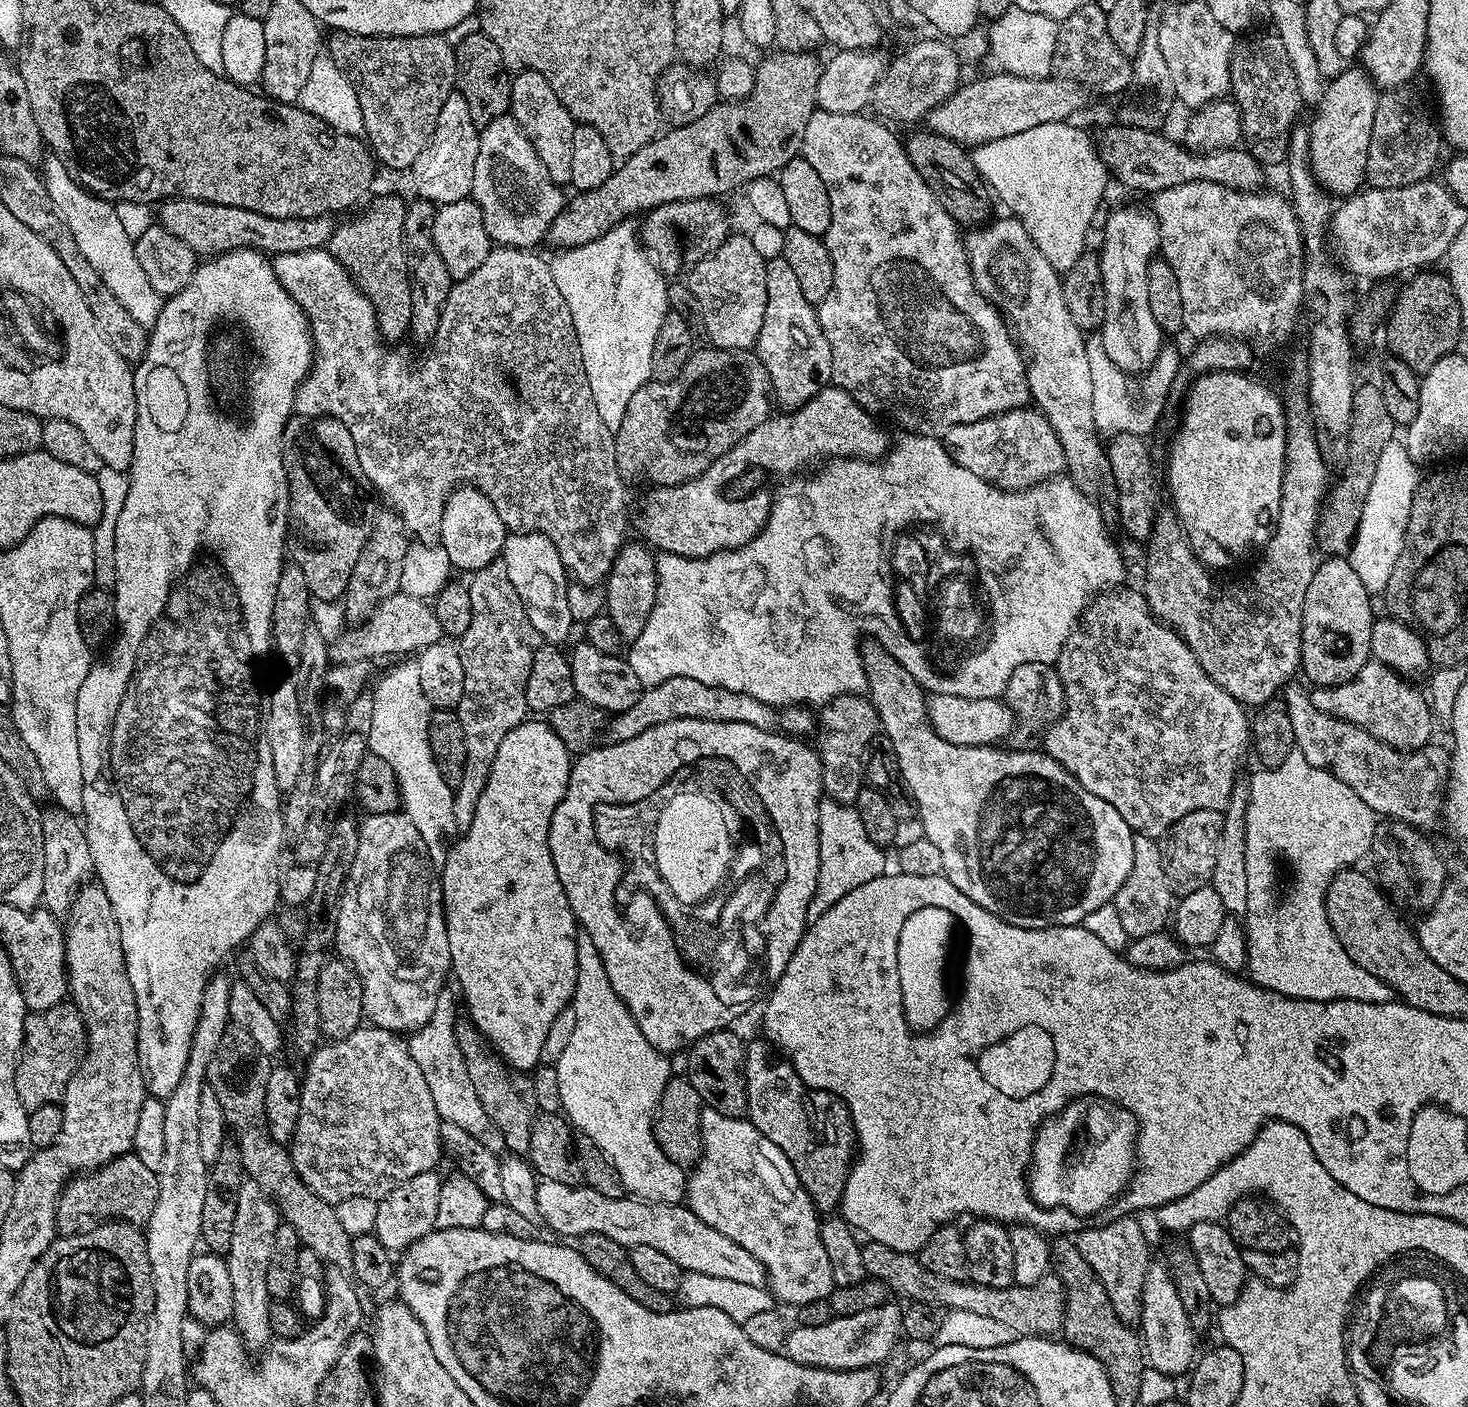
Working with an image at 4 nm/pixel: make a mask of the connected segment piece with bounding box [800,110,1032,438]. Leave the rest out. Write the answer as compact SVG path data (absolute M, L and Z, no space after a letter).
M812 112L800 147L800 155L806 162L810 162L810 166L814 166L814 171L821 176L822 183L826 186L826 194L830 194L830 230L826 230L822 239L826 250L830 250L830 262L834 262L834 286L830 286L830 294L826 294L824 301L818 305L818 315L822 330L826 334L826 342L830 342L832 384L846 390L846 394L850 394L850 398L854 398L858 406L862 406L873 416L893 416L904 427L905 433L917 436L942 438L954 426L978 422L987 416L1001 416L1015 408L1029 407L1032 391L1028 385L1026 361L1000 309L976 288L961 225L945 210L942 202L938 202L934 190L926 186L922 174L918 174L914 162L910 162L906 154L904 140L896 137L888 129L891 127L887 123L869 116L858 112Z

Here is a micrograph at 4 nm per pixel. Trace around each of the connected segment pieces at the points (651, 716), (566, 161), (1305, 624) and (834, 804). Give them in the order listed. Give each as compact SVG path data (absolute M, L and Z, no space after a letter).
M666 678L666 682L658 682L658 686L644 688L638 702L634 702L630 710L615 713L603 725L602 740L605 744L626 742L630 738L638 738L642 730L650 730L650 726L662 726L662 722L674 722L678 718L702 718L710 722L746 722L750 726L766 729L771 729L778 720L773 705L758 702L758 698L750 698L750 694L738 694L734 690L706 686L706 682L697 682L695 678Z
M526 68L515 73L511 81L511 116L518 122L518 126L522 126L526 138L530 138L542 166L546 168L553 182L561 186L571 185L570 161L577 121L572 119L570 110L562 106L562 98L554 94L554 86L550 86L550 82L542 73Z
M1334 556L1324 558L1316 565L1314 578L1310 578L1310 586L1306 589L1306 602L1302 610L1302 634L1300 635L1300 668L1313 681L1313 685L1329 688L1335 684L1346 682L1366 666L1371 657L1370 634L1372 633L1373 597L1362 586L1362 578L1354 574L1351 559Z
M824 798L820 802L818 814L818 834L820 835L820 865L818 866L818 886L814 898L810 902L806 916L809 921L822 918L830 906L834 906L850 890L858 890L858 886L866 886L874 878L885 875L885 849L879 848L862 827L862 818L858 818L852 804Z

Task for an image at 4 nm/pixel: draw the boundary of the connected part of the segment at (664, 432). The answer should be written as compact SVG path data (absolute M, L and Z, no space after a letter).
M711 346L703 347L697 347L693 351L692 357L686 362L686 366L682 366L682 374L678 374L672 380L651 379L642 386L642 390L638 390L638 394L634 394L634 398L630 398L630 406L626 406L626 418L622 418L622 426L618 426L618 430L614 433L618 470L621 478L629 485L648 484L647 486L665 488L671 484L681 484L687 480L693 480L698 474L702 474L702 470L706 470L711 466L715 460L722 458L722 454L730 451L739 440L746 438L746 434L750 434L750 430L754 430L754 426L762 426L762 422L766 422L768 417L773 415L774 397L772 395L770 374L766 374L766 366L762 366L762 362L756 357L755 351L726 350L725 348L713 348Z

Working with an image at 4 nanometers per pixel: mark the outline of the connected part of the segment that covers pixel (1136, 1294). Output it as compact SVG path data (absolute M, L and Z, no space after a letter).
M1132 1214L1119 1216L1109 1224L1085 1228L1075 1237L1082 1258L1086 1258L1094 1274L1098 1274L1098 1282L1102 1282L1106 1290L1106 1298L1110 1298L1110 1306L1114 1306L1114 1314L1118 1314L1118 1318L1129 1326L1135 1325L1140 1319L1142 1286L1150 1263L1148 1240L1136 1220L1139 1219Z

